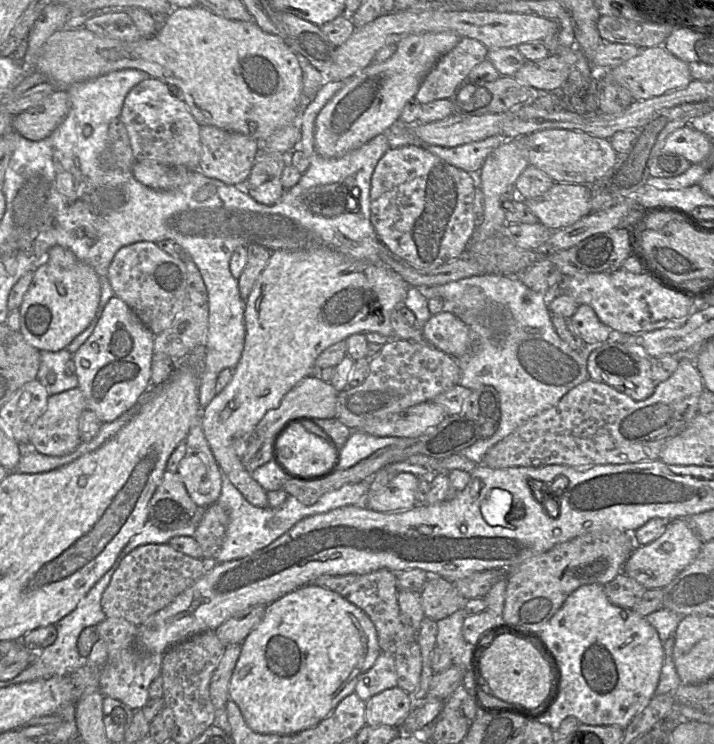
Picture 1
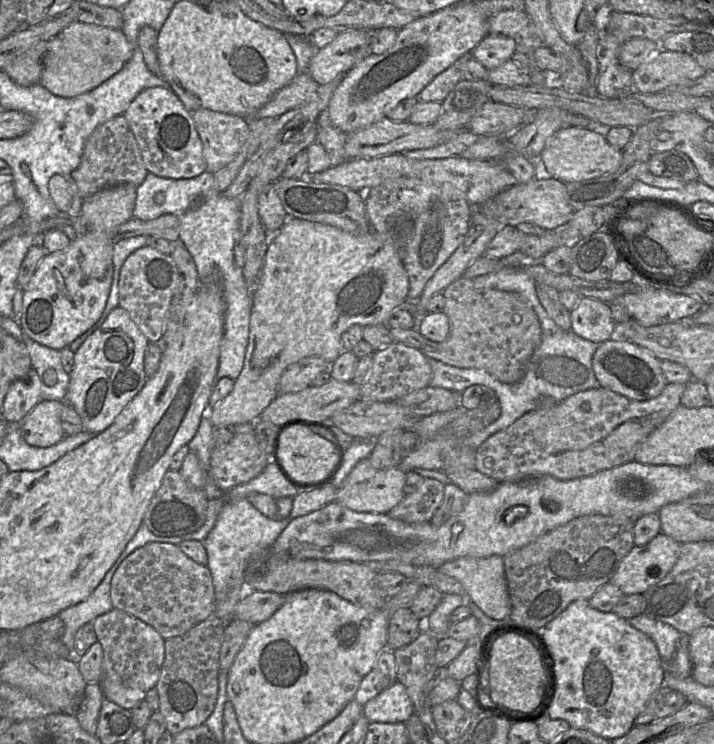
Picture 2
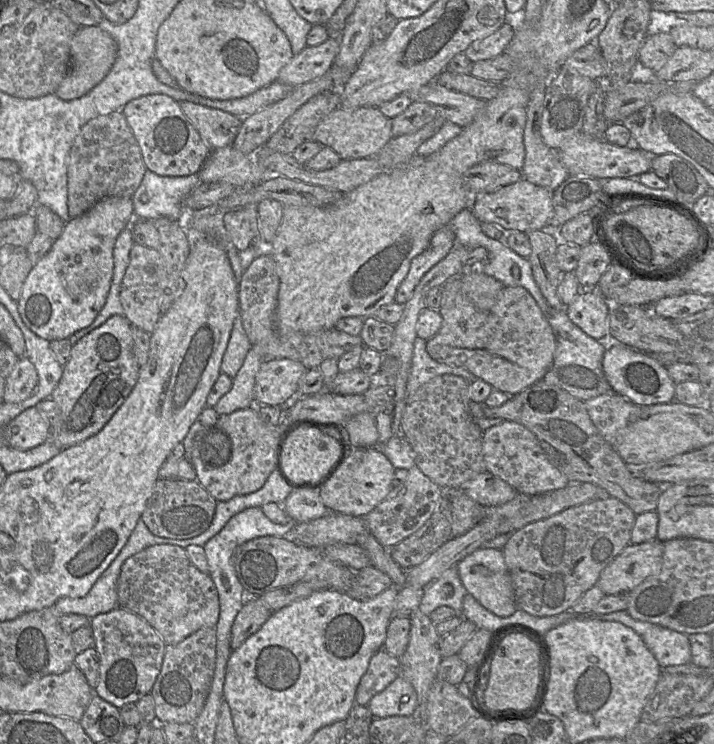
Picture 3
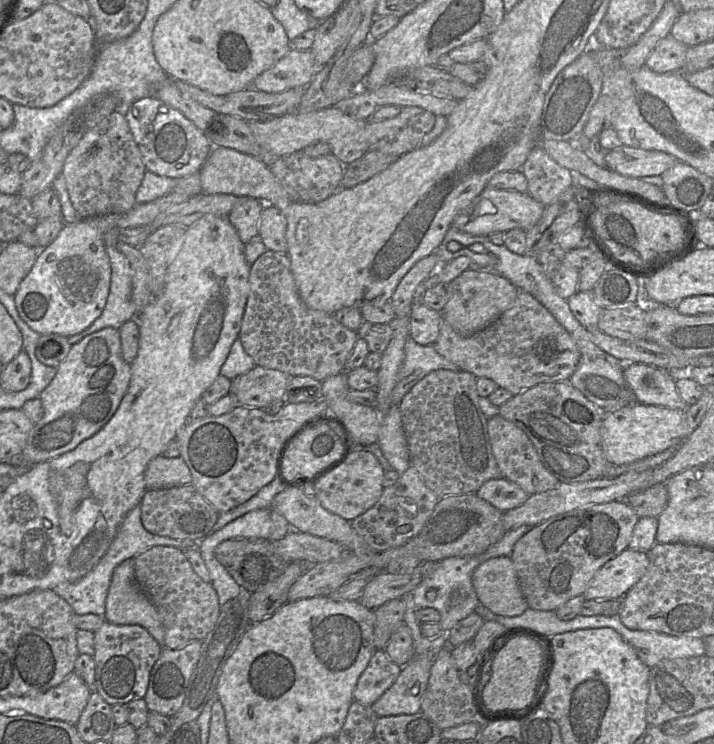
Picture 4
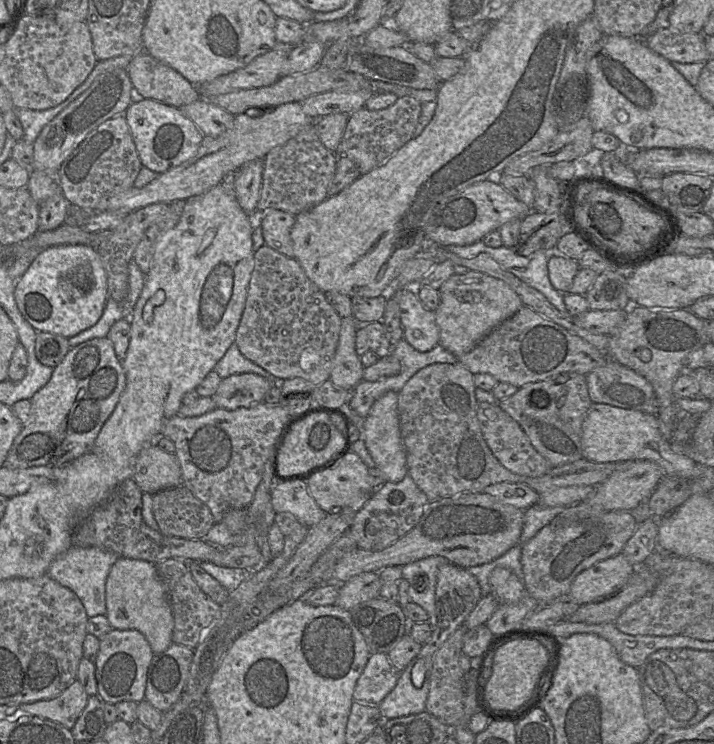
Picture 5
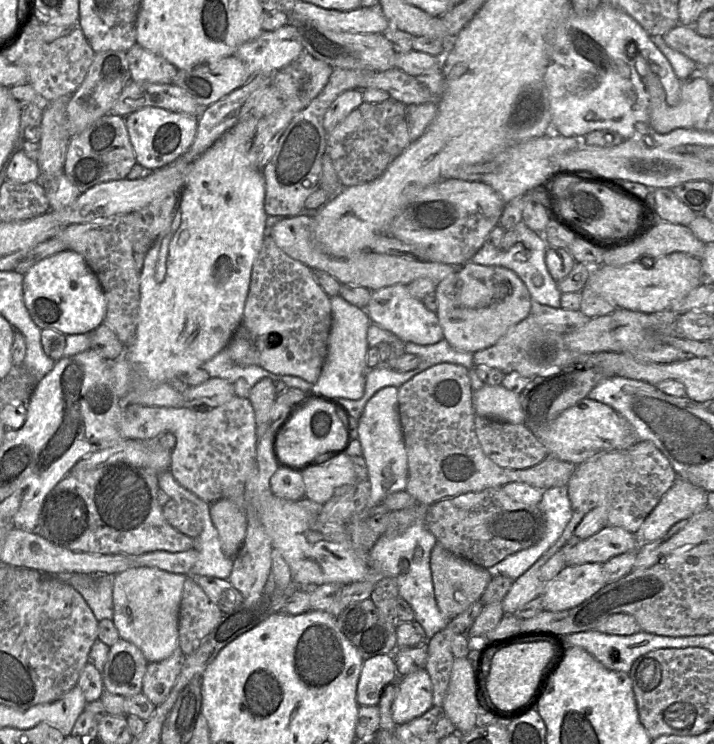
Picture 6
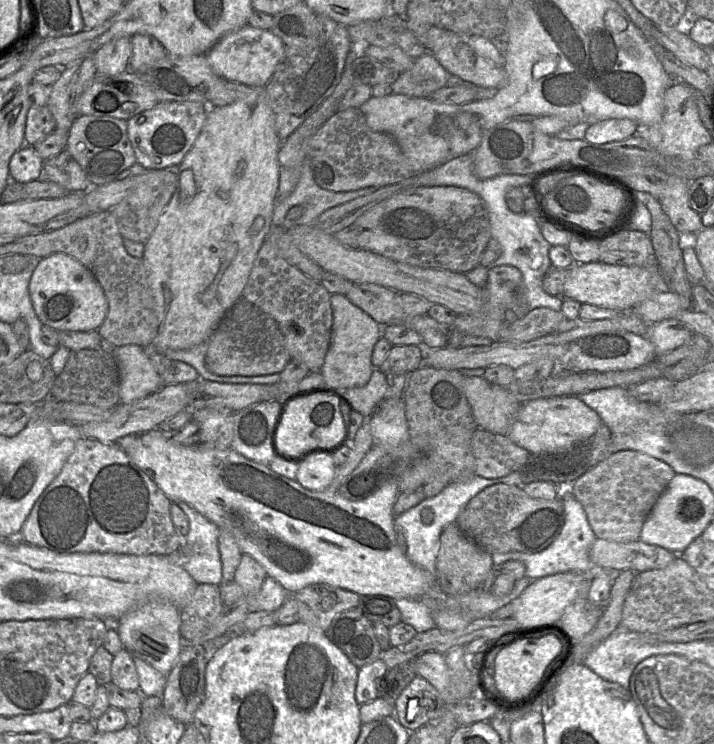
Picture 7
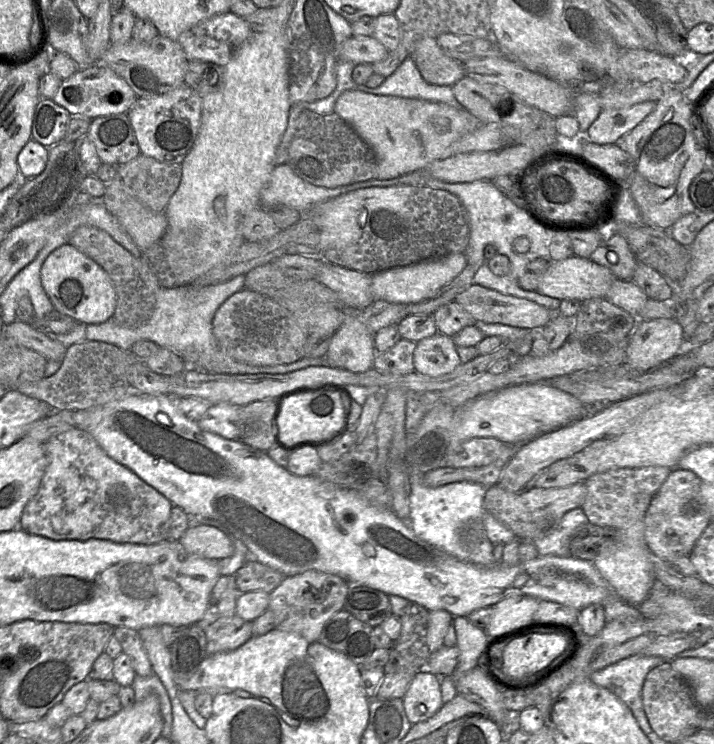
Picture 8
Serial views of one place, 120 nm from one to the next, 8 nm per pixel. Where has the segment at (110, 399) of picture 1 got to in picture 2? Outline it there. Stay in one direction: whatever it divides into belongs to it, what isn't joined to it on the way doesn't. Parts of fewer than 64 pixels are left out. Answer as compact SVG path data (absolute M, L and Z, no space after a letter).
M117 306L74 353L74 367L64 402L78 413L83 431L99 434L107 429L146 383L144 354L149 340L129 313Z

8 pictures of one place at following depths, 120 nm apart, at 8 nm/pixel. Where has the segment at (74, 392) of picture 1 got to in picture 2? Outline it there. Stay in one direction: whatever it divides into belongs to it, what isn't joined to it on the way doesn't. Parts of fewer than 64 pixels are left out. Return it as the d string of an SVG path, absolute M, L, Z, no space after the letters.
M40 401L20 422L21 434L27 444L35 447L50 447L65 436L60 415L62 401Z

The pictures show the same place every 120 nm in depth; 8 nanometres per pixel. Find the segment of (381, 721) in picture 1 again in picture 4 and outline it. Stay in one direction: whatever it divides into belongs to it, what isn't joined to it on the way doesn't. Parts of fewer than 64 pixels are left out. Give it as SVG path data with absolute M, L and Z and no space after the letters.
M416 656L402 667L396 681L371 706L378 717L420 712L432 665L426 656Z

